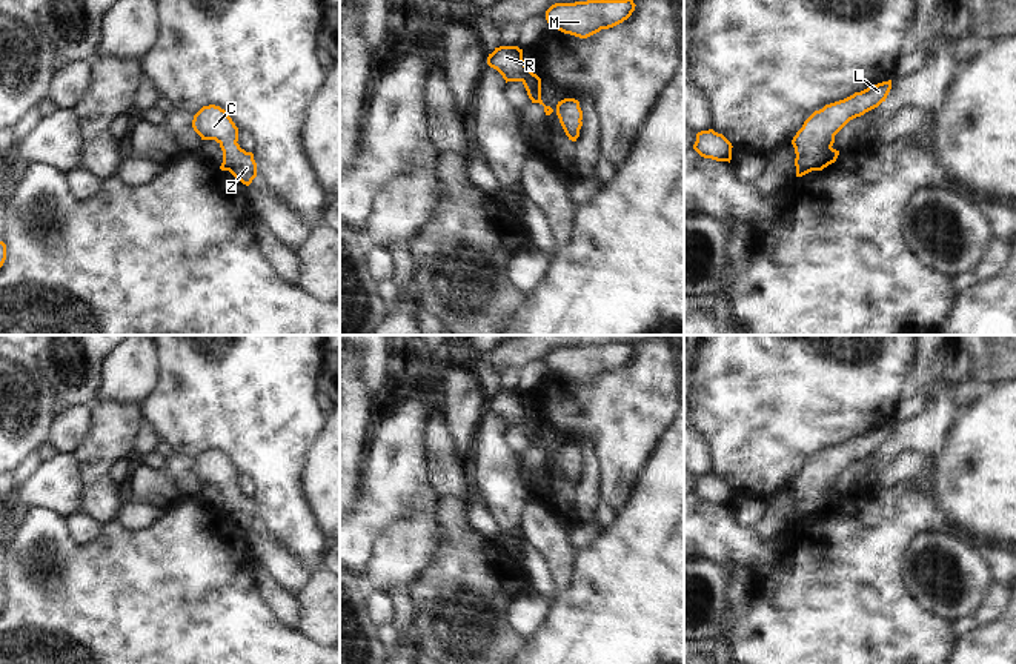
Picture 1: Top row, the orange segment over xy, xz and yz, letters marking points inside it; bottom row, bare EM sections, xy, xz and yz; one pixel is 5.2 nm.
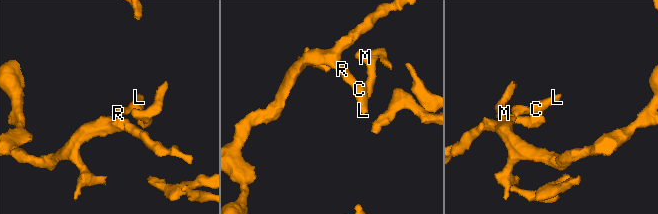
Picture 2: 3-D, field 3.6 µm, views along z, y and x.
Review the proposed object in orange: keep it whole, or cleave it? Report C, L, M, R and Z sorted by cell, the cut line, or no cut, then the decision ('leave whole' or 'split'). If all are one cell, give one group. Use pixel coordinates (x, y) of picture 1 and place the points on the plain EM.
C L M R Z | no cut | leave whole

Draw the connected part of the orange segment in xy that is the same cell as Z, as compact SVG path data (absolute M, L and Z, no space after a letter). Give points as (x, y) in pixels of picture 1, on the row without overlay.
M203 450L192 464L194 475L201 484L215 484L223 495L221 515L229 515L238 526L249 530L257 521L257 507L252 496L240 492L238 472L227 455L220 450Z

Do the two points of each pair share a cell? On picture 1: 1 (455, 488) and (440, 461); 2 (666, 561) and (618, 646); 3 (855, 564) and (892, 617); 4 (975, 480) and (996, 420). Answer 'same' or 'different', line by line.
1: same
2: same
3: same
4: same

